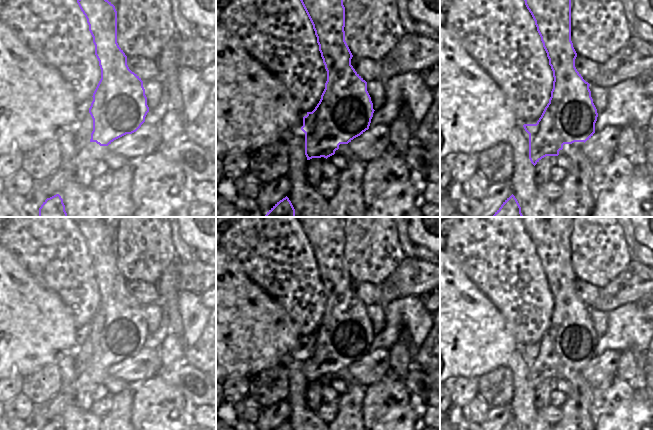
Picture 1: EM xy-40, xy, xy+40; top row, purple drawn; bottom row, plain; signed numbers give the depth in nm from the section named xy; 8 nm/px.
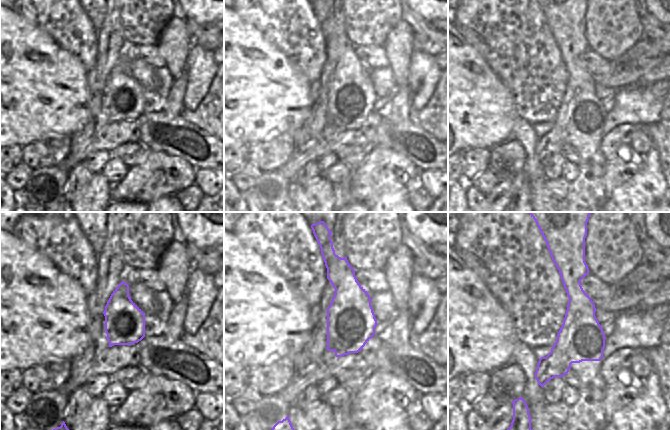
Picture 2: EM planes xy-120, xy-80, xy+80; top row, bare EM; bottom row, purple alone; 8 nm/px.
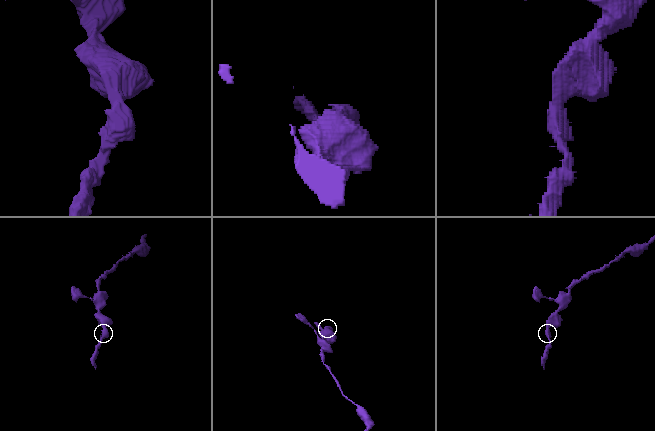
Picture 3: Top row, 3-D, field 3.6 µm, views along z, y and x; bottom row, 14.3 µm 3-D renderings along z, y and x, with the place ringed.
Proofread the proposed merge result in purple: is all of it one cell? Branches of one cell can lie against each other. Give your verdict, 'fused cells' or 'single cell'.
fused cells

